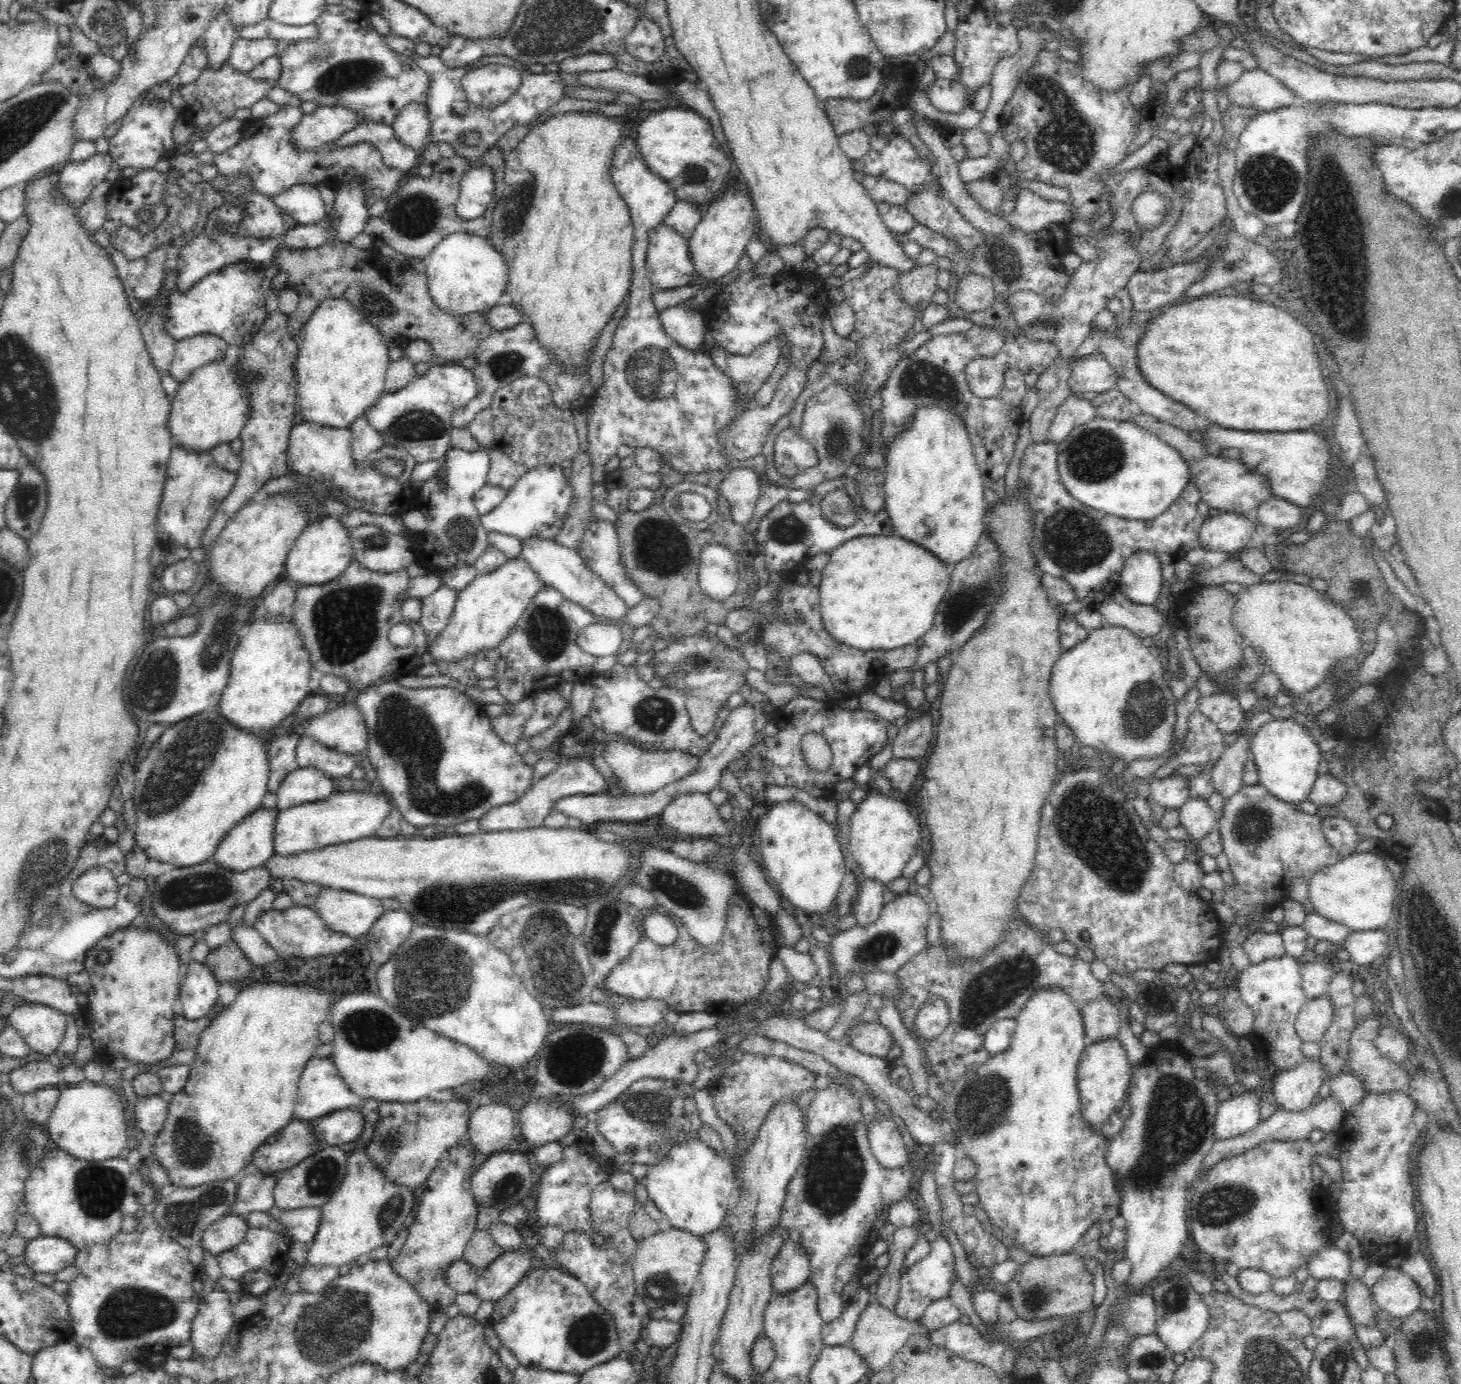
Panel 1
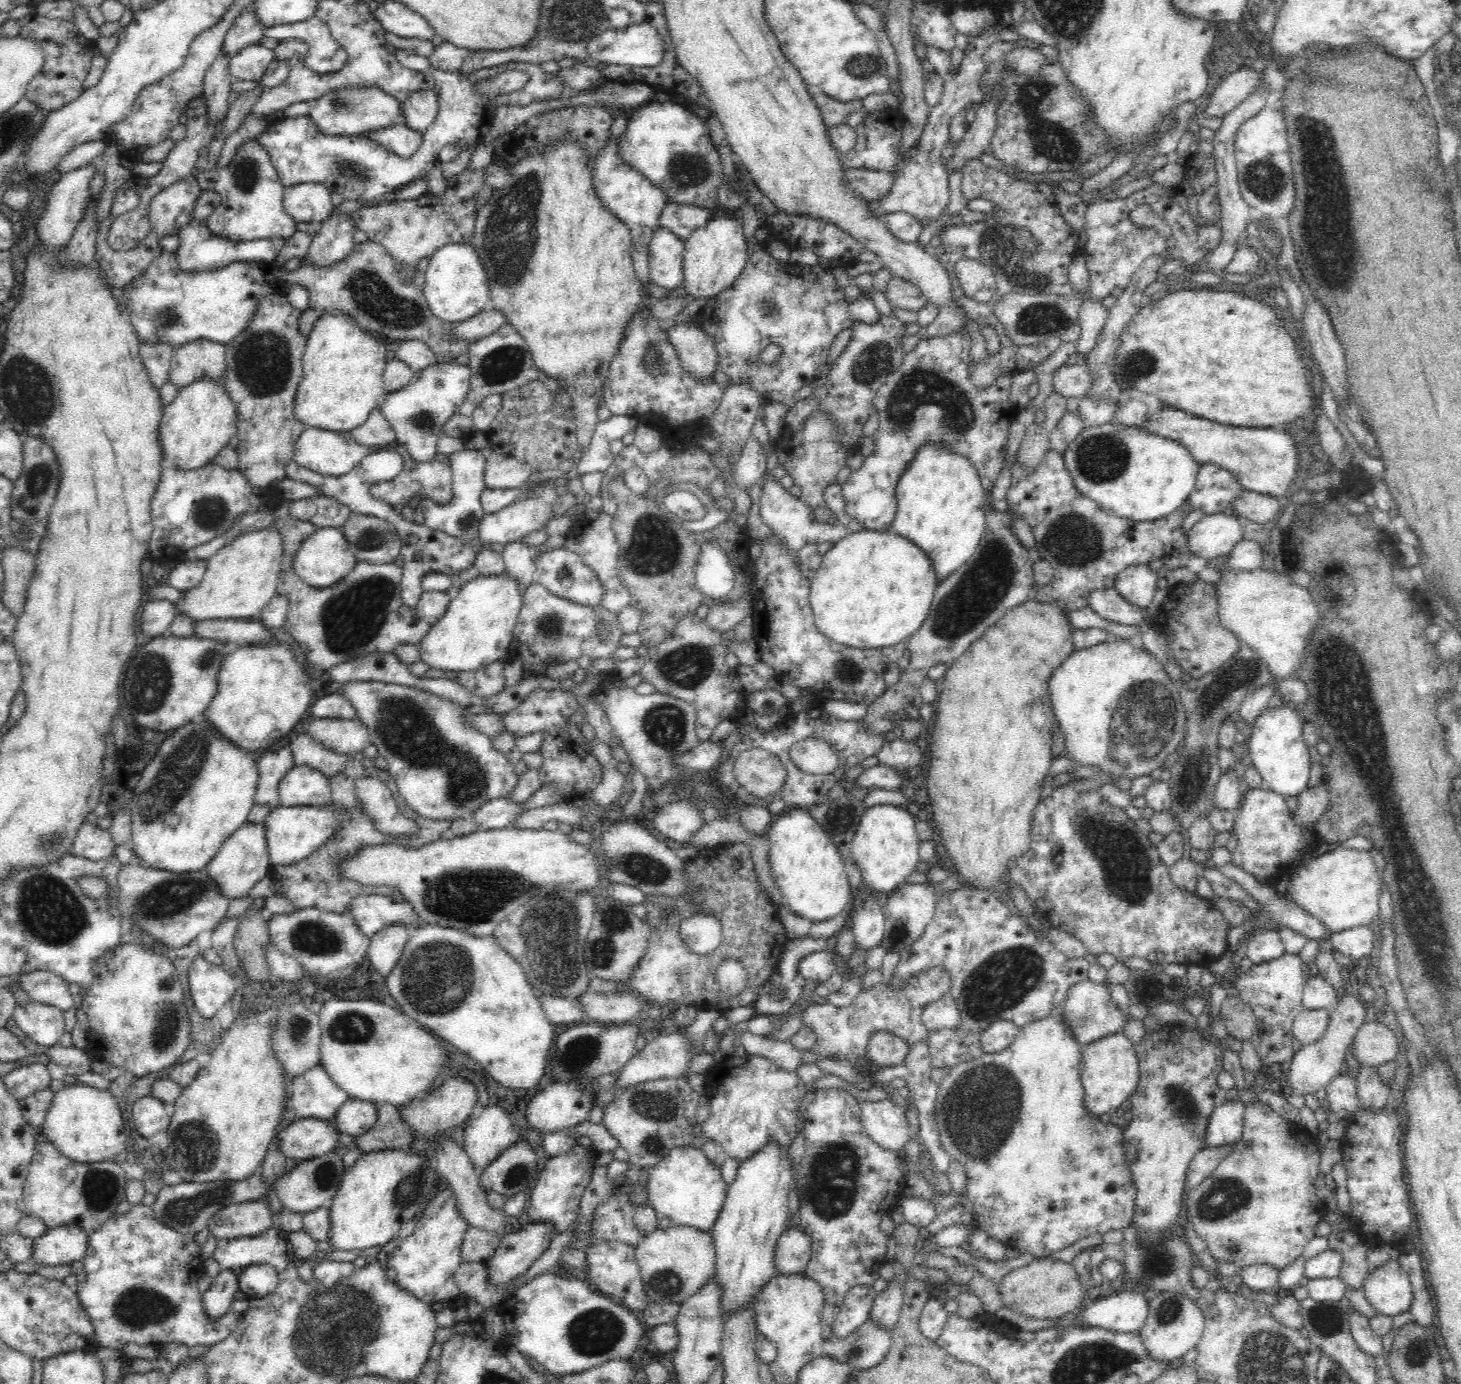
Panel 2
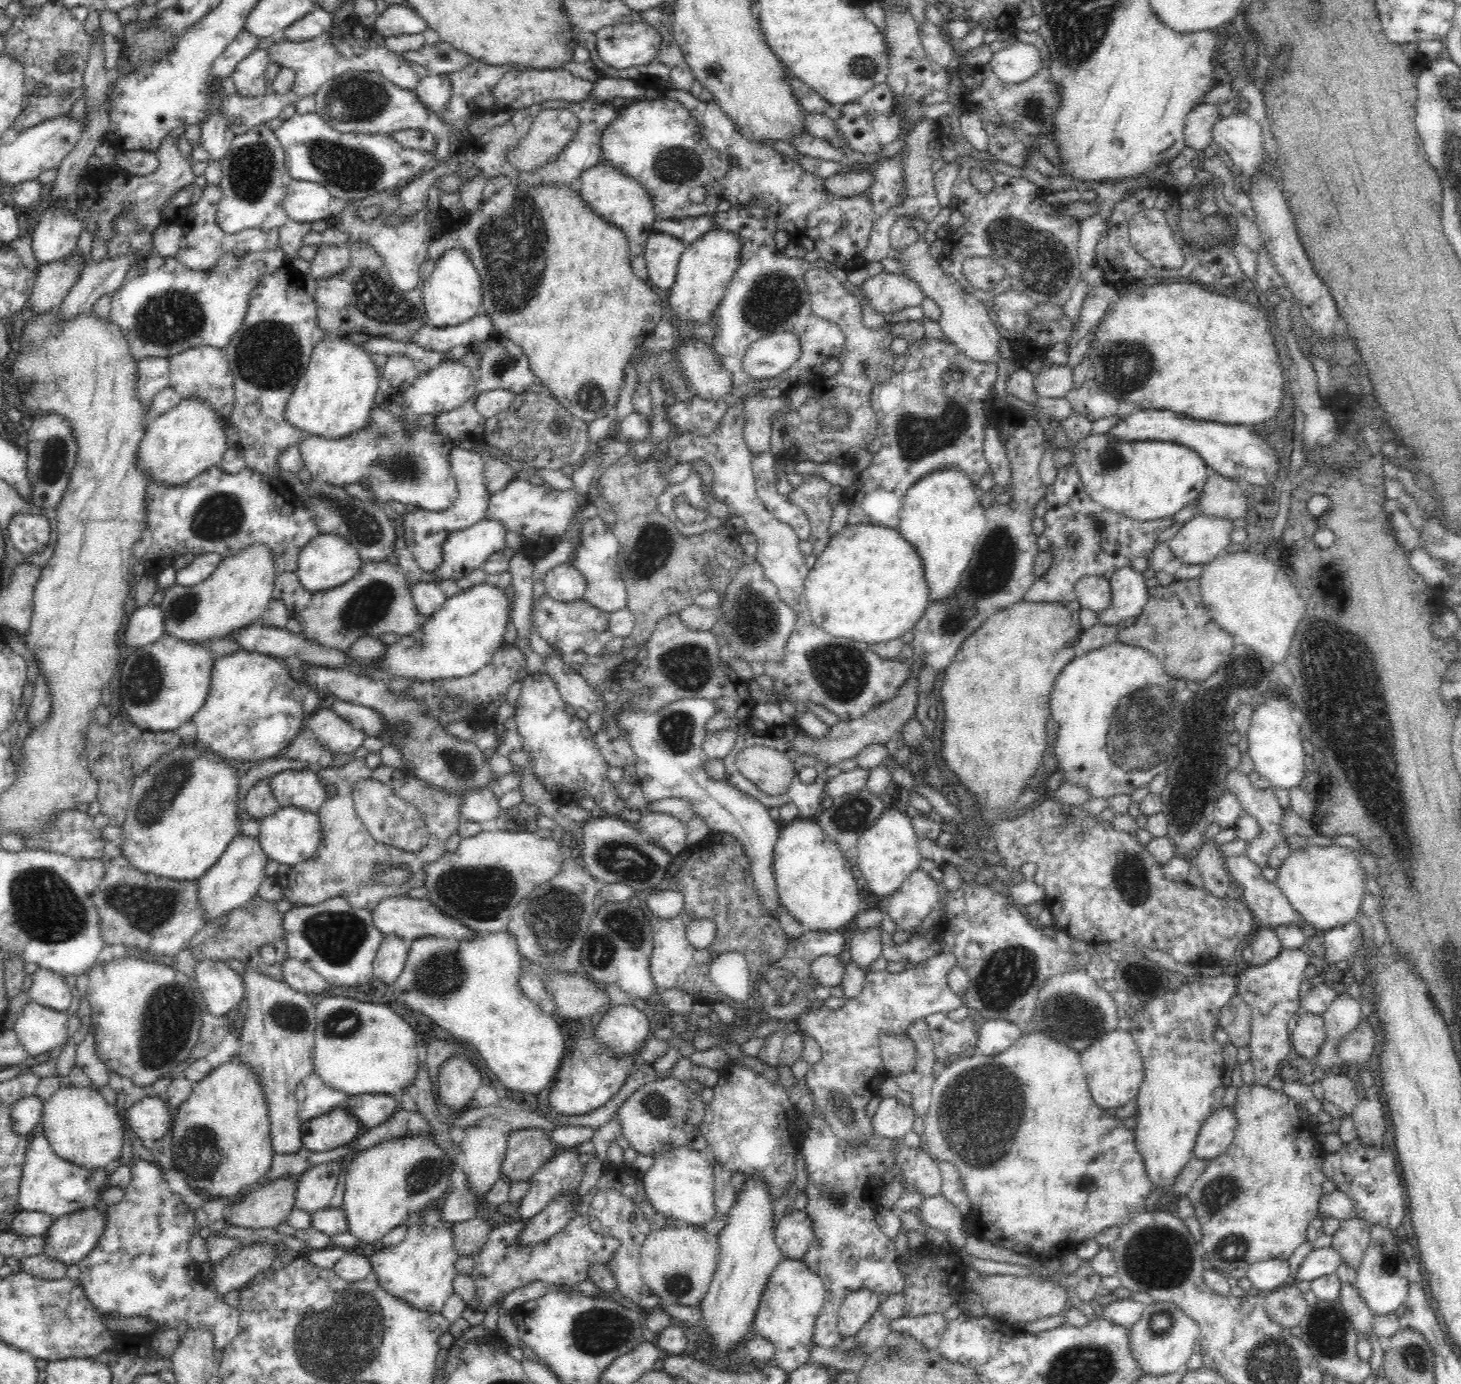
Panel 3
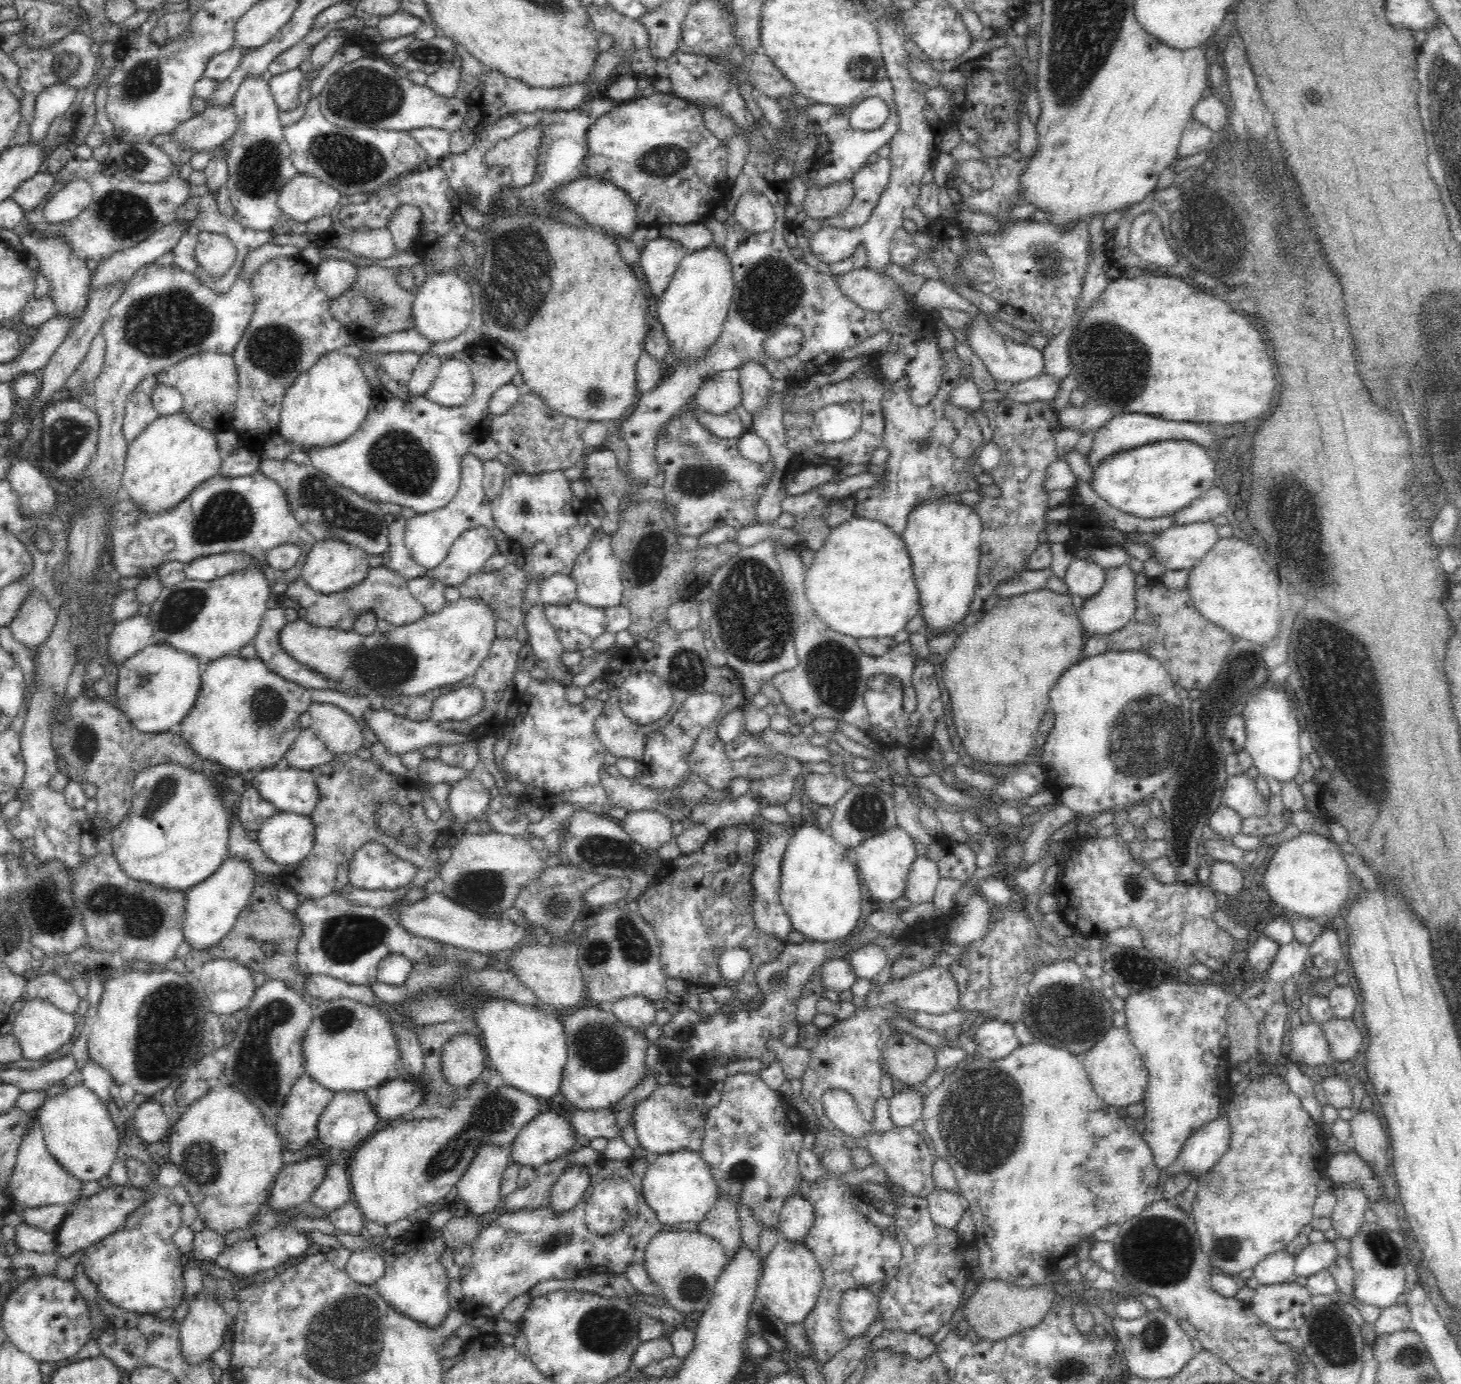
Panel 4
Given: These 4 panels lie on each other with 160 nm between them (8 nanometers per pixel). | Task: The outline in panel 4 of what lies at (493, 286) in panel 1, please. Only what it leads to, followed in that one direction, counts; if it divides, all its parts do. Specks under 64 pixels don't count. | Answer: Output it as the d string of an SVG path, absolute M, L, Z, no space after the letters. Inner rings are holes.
M444 271L428 276L414 292L412 314L415 329L431 342L438 343L458 336L466 330L472 312L470 284L456 271Z

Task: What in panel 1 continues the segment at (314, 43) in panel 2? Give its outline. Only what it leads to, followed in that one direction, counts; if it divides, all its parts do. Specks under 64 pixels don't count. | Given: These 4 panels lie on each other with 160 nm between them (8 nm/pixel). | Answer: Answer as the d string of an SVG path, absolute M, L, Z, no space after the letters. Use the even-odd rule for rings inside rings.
M269 17L265 20L252 24L251 26L235 27L238 38L244 39L276 39L287 41L298 41L318 37L318 29L314 23L306 26L289 26L275 21Z

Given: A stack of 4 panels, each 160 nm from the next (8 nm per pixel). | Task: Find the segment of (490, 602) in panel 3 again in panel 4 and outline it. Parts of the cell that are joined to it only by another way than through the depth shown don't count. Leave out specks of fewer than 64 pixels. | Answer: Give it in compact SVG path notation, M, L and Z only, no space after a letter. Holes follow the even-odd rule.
M461 597L454 603L448 601L445 608L439 612L426 613L416 622L404 626L390 625L388 631L383 634L377 630L364 636L354 632L353 628L344 631L334 627L318 627L310 625L304 619L296 619L286 622L279 630L277 646L284 649L295 661L333 680L337 688L343 688L346 694L359 692L369 698L379 694L385 697L396 694L418 696L430 689L454 684L472 676L489 655L496 627L494 611L486 600Z

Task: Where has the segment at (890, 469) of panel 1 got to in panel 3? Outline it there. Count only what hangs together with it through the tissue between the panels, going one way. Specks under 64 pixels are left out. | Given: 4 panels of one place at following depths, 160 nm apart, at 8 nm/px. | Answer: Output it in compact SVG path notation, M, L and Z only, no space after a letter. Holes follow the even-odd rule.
M958 467L934 470L906 492L897 532L914 545L922 558L930 601L952 599L960 576L986 527L985 508L970 477Z

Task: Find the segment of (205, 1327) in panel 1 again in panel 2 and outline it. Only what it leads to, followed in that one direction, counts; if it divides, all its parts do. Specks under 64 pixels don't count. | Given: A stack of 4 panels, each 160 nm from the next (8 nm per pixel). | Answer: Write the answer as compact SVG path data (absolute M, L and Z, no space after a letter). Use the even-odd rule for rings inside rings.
M221 1270L212 1279L209 1289L202 1294L204 1313L206 1313L210 1319L217 1319L223 1314L226 1314L230 1310L230 1305L234 1300L234 1292L236 1292L236 1290L238 1290L238 1272Z

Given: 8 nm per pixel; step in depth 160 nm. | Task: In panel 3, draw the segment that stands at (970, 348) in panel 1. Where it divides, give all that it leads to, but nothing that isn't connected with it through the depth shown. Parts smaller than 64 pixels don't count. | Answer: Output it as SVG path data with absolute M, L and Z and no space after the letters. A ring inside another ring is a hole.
M924 336L921 340L910 342L903 369L873 388L871 407L876 413L877 437L882 444L871 464L856 474L850 487L843 489L841 503L848 506L847 526L864 524L897 529L903 499L910 486L926 474L947 467L958 467L966 473L976 487L978 498L983 497L985 492L978 488L978 482L986 475L994 476L983 452L983 442L985 426L990 423L993 412L991 402L995 397L992 382L996 382L997 377L998 367L994 366L994 362L982 364L972 360L948 338Z

